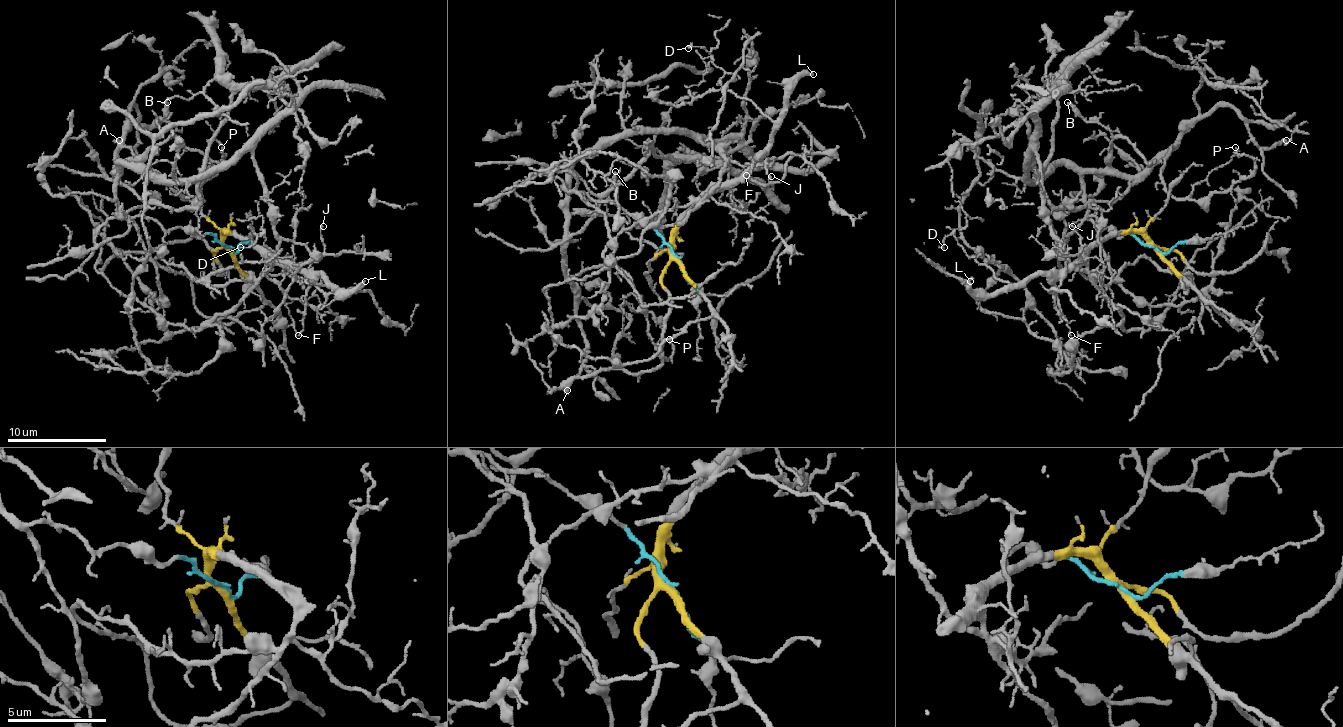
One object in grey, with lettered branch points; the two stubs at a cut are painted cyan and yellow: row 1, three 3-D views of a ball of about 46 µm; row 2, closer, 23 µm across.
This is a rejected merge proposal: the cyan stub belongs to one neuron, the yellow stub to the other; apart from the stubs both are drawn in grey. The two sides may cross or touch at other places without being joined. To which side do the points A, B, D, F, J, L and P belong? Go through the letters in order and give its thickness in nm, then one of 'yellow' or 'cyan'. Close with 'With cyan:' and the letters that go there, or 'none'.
A: calibre 300 nm; cyan
B: calibre 300 nm; cyan
D: calibre 150 nm; yellow
F: calibre 110 nm; yellow
J: calibre 120 nm; yellow
L: calibre 320 nm; yellow
P: calibre 170 nm; cyan
With cyan: A, B, P

